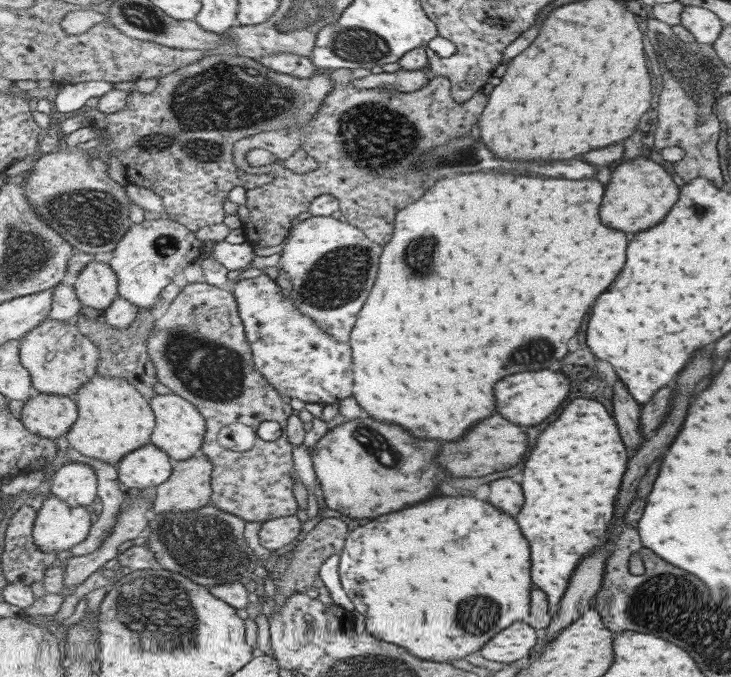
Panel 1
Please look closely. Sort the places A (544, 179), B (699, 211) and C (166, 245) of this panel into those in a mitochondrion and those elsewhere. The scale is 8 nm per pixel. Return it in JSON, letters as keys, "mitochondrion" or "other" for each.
{"A":"other","B":"mitochondrion","C":"mitochondrion"}

